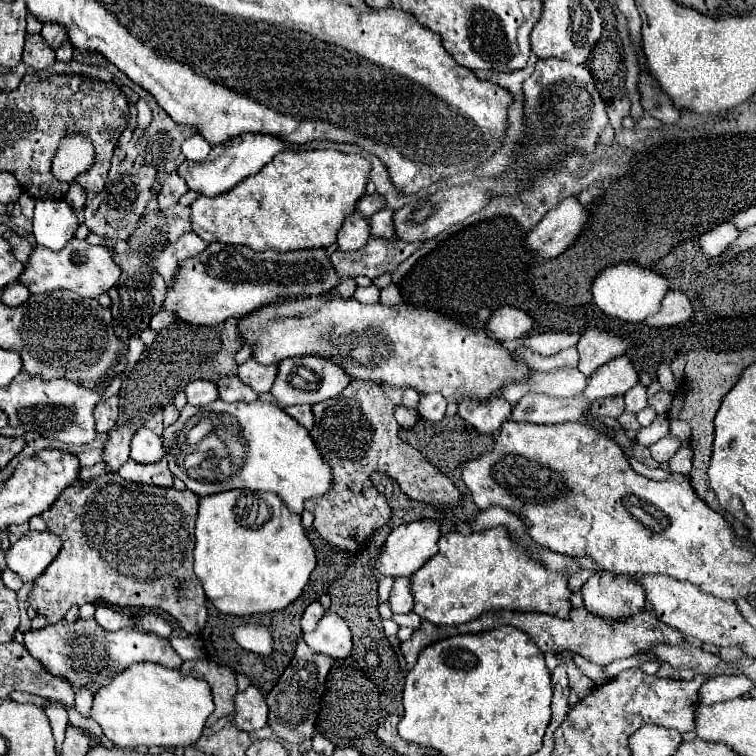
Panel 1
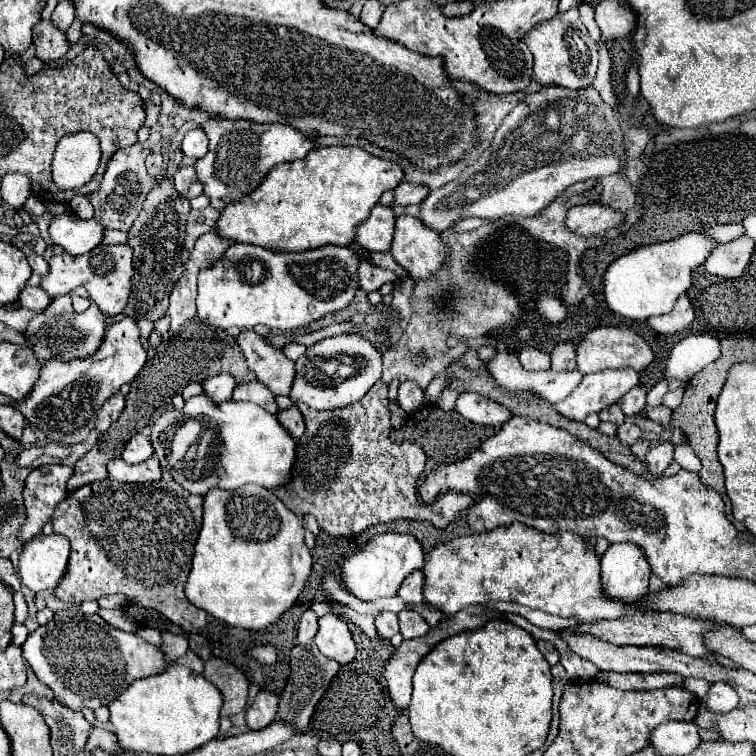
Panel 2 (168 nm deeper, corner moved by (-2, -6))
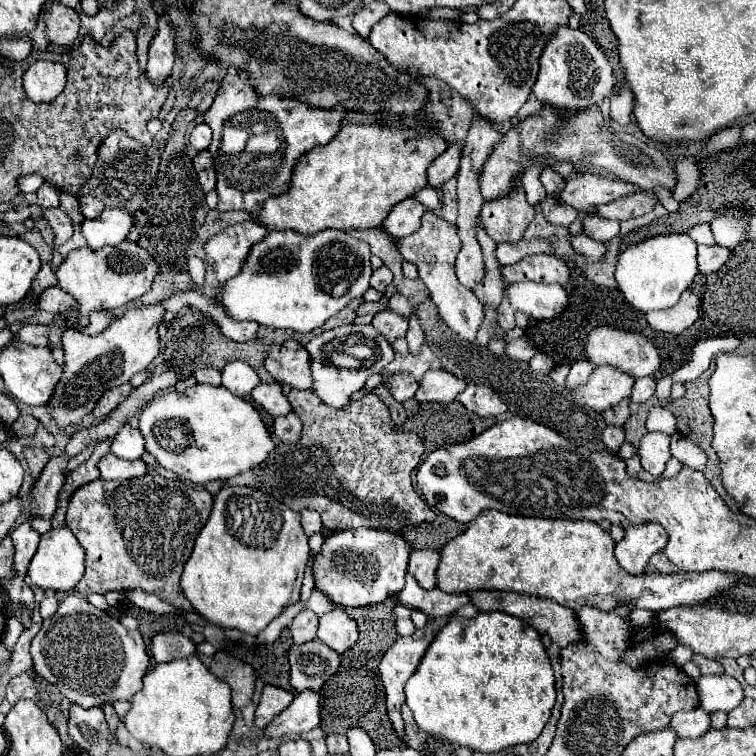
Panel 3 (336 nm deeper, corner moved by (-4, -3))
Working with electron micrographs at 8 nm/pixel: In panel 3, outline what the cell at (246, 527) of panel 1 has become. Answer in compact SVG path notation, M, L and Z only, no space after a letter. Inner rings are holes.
M222 488L214 498L210 518L200 530L194 550L184 564L180 580L182 592L192 608L210 624L220 628L236 628L244 634L258 636L258 632L262 632L274 618L278 618L286 606L298 602L308 556L308 536L302 530L298 512L292 512L288 506L254 488Z

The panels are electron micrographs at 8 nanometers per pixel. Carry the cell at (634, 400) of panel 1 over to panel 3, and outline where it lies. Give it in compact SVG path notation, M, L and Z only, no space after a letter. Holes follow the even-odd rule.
M638 378L634 384L634 390L630 394L632 402L646 402L648 398L652 398L656 392L656 380L654 378Z

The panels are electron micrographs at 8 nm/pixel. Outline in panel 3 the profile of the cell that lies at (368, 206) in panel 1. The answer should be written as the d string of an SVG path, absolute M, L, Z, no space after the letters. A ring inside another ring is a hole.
M456 142L450 144L448 150L440 154L436 162L432 162L432 166L428 168L428 186L434 188L450 180L460 168L460 156L462 156L462 146Z

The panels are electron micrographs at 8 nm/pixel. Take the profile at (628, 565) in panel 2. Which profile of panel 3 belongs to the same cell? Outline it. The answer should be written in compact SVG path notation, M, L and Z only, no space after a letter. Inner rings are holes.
M644 522L624 530L624 538L616 544L620 566L632 574L642 574L650 556L660 552L668 542L666 530L656 522Z

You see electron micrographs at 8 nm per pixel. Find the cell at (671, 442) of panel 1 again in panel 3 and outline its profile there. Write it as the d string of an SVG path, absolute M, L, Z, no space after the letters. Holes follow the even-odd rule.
M648 432L642 436L638 456L642 458L642 466L652 476L660 476L670 458L670 436L662 432Z

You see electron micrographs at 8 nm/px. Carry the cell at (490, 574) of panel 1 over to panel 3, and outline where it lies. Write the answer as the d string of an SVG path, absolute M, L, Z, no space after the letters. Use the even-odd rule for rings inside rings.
M484 510L468 526L466 532L442 548L436 576L438 588L444 592L514 590L550 598L572 610L584 604L612 610L614 606L628 602L634 608L660 612L674 606L702 604L708 596L716 596L716 592L722 592L728 584L738 580L734 574L718 570L630 574L620 568L614 556L612 536L596 522L588 520L524 518L498 510Z

